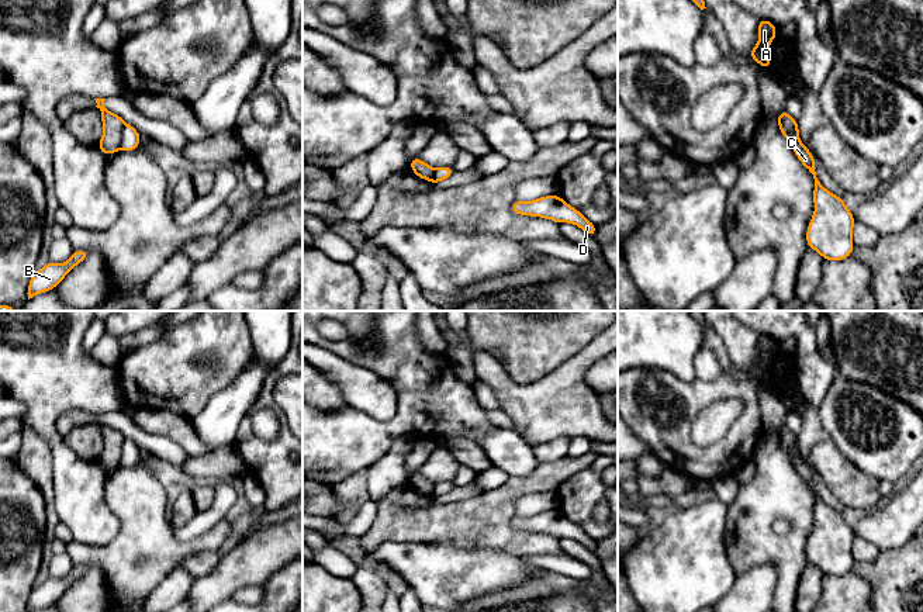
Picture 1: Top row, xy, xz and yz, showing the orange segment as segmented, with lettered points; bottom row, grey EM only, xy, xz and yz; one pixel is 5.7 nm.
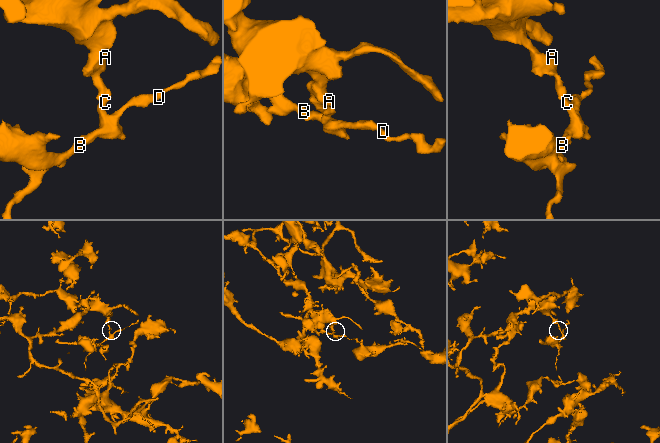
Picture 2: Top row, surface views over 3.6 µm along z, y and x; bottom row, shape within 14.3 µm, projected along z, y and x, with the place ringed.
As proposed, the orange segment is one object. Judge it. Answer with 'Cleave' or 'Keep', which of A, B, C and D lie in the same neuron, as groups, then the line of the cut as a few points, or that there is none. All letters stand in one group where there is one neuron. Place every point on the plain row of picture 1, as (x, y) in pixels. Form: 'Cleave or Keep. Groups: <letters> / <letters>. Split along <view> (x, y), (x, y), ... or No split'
Cleave. Groups: A / B C D. Split along xy (125, 439), (118, 463)

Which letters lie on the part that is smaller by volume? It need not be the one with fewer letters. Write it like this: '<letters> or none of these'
B, C, D

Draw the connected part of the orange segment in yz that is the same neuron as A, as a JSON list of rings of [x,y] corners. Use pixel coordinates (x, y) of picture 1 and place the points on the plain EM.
[[[758,335],[758,350],[760,356],[754,360],[750,367],[750,373],[761,380],[765,385],[771,380],[771,374],[768,371],[768,363],[772,355],[777,352],[777,343],[768,335]]]

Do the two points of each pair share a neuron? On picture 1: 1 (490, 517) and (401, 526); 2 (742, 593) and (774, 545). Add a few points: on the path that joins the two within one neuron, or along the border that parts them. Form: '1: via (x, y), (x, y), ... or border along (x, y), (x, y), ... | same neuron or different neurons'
1: via (467, 522), (424, 522) | same neuron
2: border along (736, 576), (773, 564), (774, 595) | different neurons

